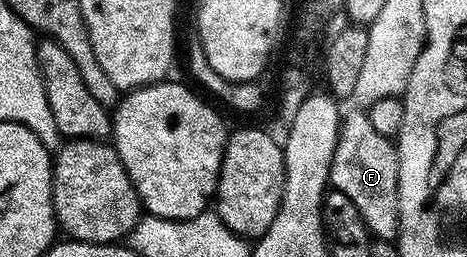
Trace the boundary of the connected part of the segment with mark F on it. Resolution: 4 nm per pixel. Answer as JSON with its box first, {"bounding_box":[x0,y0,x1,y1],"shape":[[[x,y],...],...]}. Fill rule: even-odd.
{"bounding_box":[329,114,399,241],"shape":[[[357,114],[361,115],[344,116],[343,130],[337,144],[337,154],[333,157],[329,182],[336,190],[347,193],[351,201],[355,201],[365,226],[369,228],[370,236],[393,241],[397,238],[399,217],[397,149],[390,136],[375,133],[375,129],[371,129],[368,114]]]}

